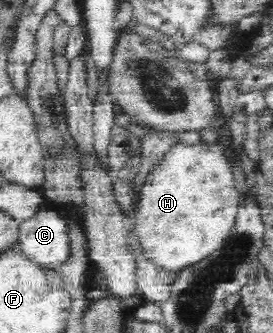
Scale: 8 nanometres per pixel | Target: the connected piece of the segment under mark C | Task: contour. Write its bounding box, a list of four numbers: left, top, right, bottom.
[18,205,68,270]

